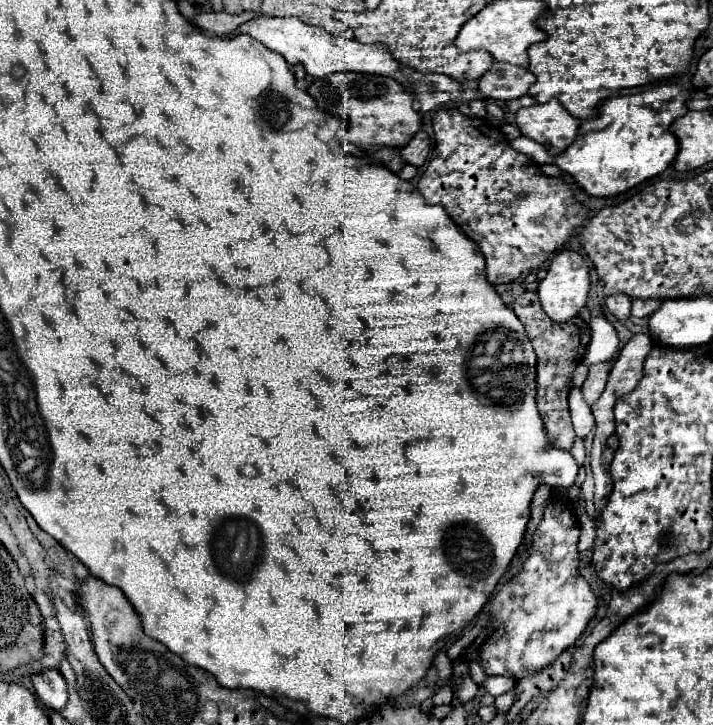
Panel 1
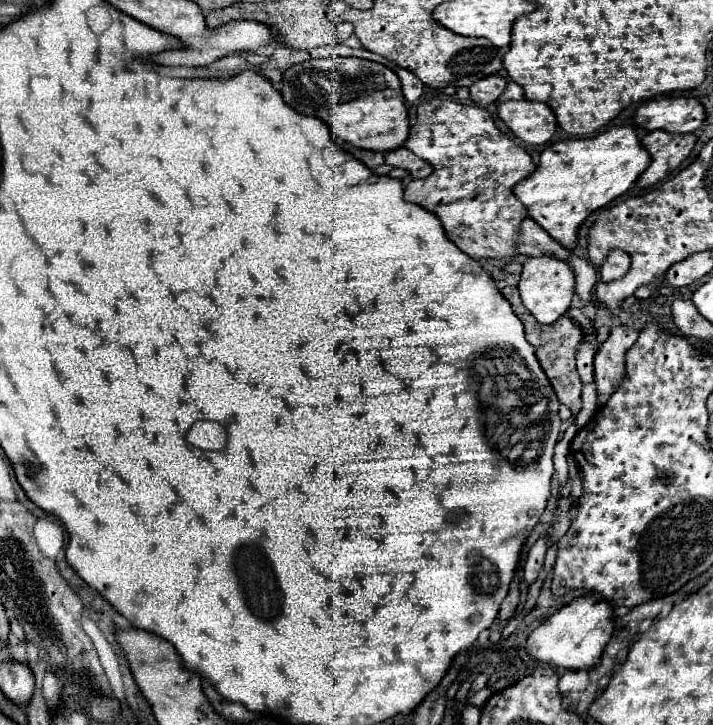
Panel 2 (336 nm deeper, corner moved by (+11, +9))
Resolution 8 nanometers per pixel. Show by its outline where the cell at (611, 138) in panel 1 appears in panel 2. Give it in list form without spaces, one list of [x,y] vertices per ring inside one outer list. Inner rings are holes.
[[[632,123],[610,127],[592,139],[564,139],[542,151],[532,177],[514,187],[528,215],[558,243],[572,249],[580,223],[596,209],[620,197],[650,167],[650,153],[642,147]]]

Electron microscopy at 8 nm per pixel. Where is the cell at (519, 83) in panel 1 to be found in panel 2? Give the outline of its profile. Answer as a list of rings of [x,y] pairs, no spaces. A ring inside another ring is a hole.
[[[494,73],[492,77],[484,77],[470,87],[470,99],[486,107],[494,103],[504,89],[506,89],[506,77],[502,73]]]

